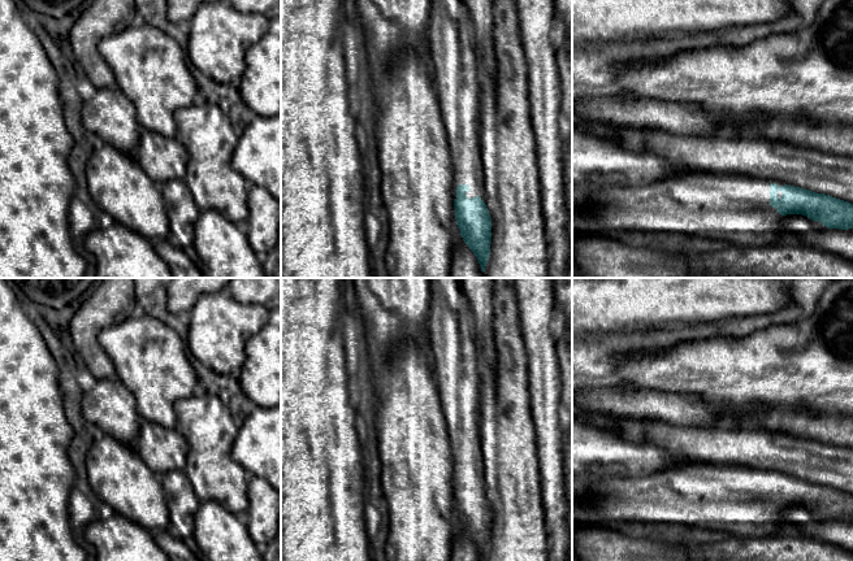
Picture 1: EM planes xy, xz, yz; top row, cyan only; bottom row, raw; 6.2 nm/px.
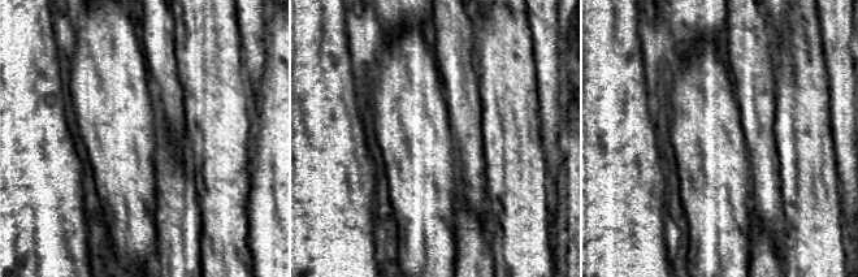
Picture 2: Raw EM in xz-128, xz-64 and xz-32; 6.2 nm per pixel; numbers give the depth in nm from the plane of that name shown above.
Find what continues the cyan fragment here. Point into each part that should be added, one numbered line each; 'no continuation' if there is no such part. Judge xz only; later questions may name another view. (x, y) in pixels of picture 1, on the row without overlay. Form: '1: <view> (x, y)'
1: xz (451, 346)

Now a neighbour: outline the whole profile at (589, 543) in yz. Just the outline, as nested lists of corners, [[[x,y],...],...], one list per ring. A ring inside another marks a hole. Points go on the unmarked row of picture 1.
[[[575,522],[572,555],[579,561],[853,561],[853,552],[820,539],[792,532],[765,536],[719,536],[703,545],[680,544],[675,539],[658,539],[633,534],[625,529],[611,530]]]

